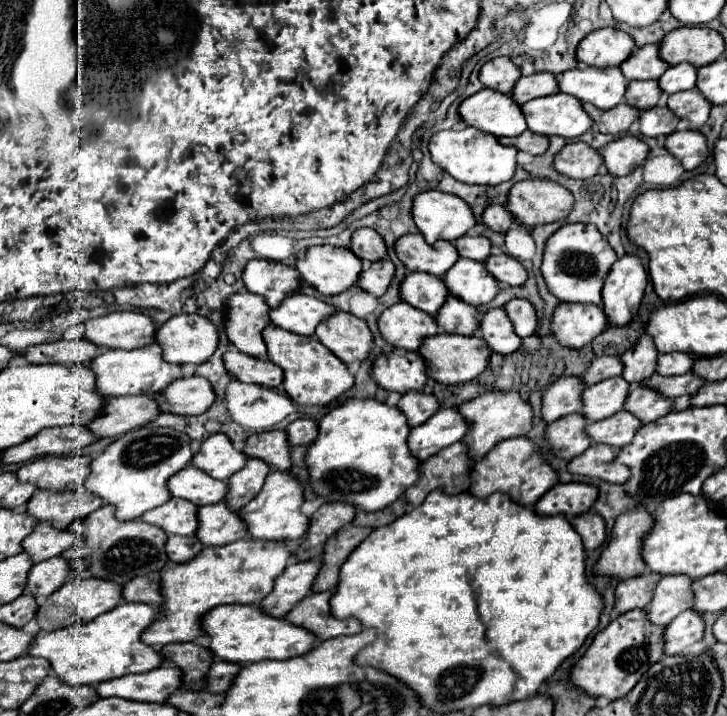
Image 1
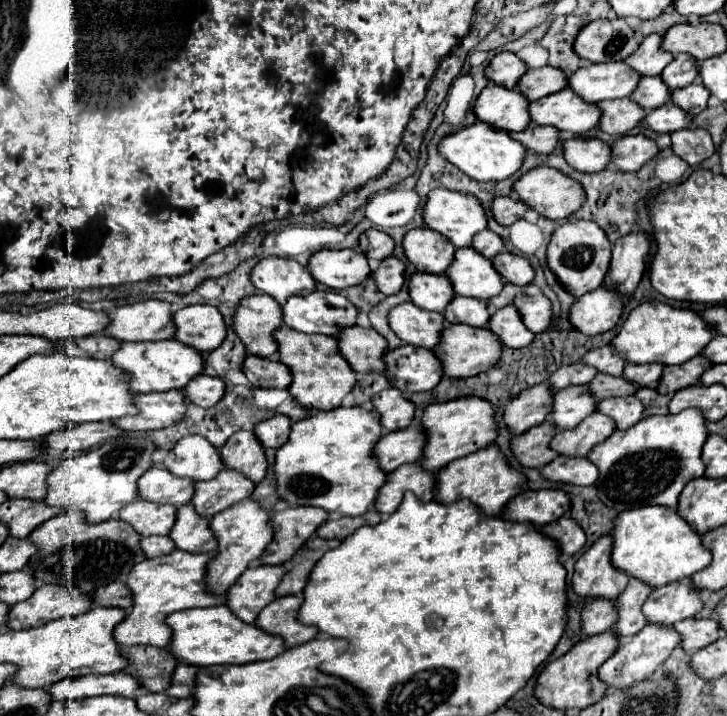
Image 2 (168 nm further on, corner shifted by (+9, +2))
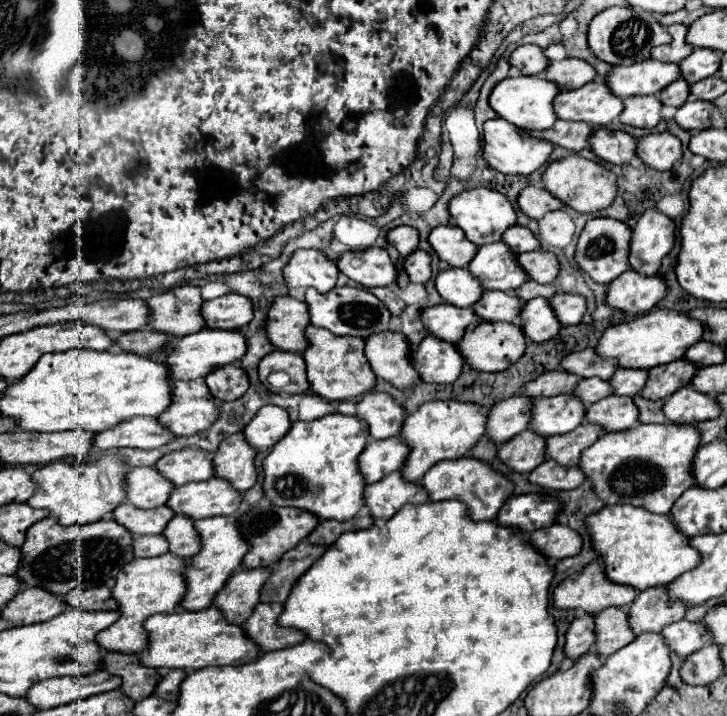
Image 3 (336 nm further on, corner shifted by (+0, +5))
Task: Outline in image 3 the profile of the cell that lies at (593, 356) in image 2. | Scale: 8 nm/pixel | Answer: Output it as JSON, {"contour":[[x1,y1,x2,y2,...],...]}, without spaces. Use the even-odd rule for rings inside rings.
{"contour":[[583,349,577,353,567,355,561,361,561,369,571,371,581,377,601,377,601,379,611,379,613,373,619,369,615,359,605,359,595,353,595,349]]}

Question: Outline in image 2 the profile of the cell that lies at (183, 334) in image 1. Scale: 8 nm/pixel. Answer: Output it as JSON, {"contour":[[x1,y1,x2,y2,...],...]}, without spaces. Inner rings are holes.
{"contour":[[196,304,174,312,176,334,180,342,196,346,200,352,212,352,226,338,226,324,216,306]]}

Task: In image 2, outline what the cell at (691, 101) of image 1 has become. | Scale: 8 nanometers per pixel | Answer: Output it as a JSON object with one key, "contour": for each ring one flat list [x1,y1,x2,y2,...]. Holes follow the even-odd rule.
{"contour":[[694,82,686,88,678,88,672,92,672,102,680,106,684,112,688,112,690,116,700,114,706,108,708,98,710,98,710,90,700,82]]}

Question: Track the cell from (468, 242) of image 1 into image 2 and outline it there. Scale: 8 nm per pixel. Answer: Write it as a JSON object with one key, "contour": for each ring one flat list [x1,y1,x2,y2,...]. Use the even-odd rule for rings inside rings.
{"contour":[[482,230,476,238,474,238,474,242,472,242,472,248,476,248,480,254,484,254,486,258,494,258,498,252,502,252,504,250,504,240,502,240,502,236,498,236,496,232,492,232,492,230]]}

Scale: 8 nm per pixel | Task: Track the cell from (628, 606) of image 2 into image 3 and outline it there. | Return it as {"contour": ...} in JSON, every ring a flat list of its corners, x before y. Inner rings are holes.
{"contour":[[609,607,595,617,597,643,595,651,601,659,609,657,617,649,633,641,633,631,629,631,629,613,621,607]]}

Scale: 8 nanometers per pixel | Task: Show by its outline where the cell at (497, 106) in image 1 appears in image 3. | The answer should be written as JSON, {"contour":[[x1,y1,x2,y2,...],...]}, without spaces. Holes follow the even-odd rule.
{"contour":[[507,77,503,79,489,95,489,105,493,107,493,111,503,117,505,121,513,123,515,127,521,127,525,131,531,129,549,129,553,127,553,123,557,121,555,113,553,113,553,99,559,93,557,85,543,79,543,77]]}

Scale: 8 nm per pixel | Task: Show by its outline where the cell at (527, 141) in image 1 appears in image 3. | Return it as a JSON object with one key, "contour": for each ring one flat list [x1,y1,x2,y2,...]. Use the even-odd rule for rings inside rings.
{"contour":[[557,119,557,123,551,129,529,131,529,135,545,139,553,145,559,145,559,147,565,147,571,151,581,151,583,147,587,147,587,137,591,135,591,131,593,131,593,127,589,127,587,123]]}

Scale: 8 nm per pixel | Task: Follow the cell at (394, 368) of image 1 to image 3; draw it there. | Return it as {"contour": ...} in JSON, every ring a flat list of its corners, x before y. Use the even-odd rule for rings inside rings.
{"contour":[[427,335,411,353,411,365,425,383,453,383,463,371,463,357,455,345]]}

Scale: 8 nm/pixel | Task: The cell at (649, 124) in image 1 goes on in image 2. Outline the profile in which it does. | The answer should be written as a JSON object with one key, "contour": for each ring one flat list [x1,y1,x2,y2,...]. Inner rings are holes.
{"contour":[[668,102,668,104,652,110,646,116,644,124,648,128,652,128,654,132,668,132,668,134,672,134,676,130,688,128,690,126,690,116,684,110,680,110,676,104]]}

